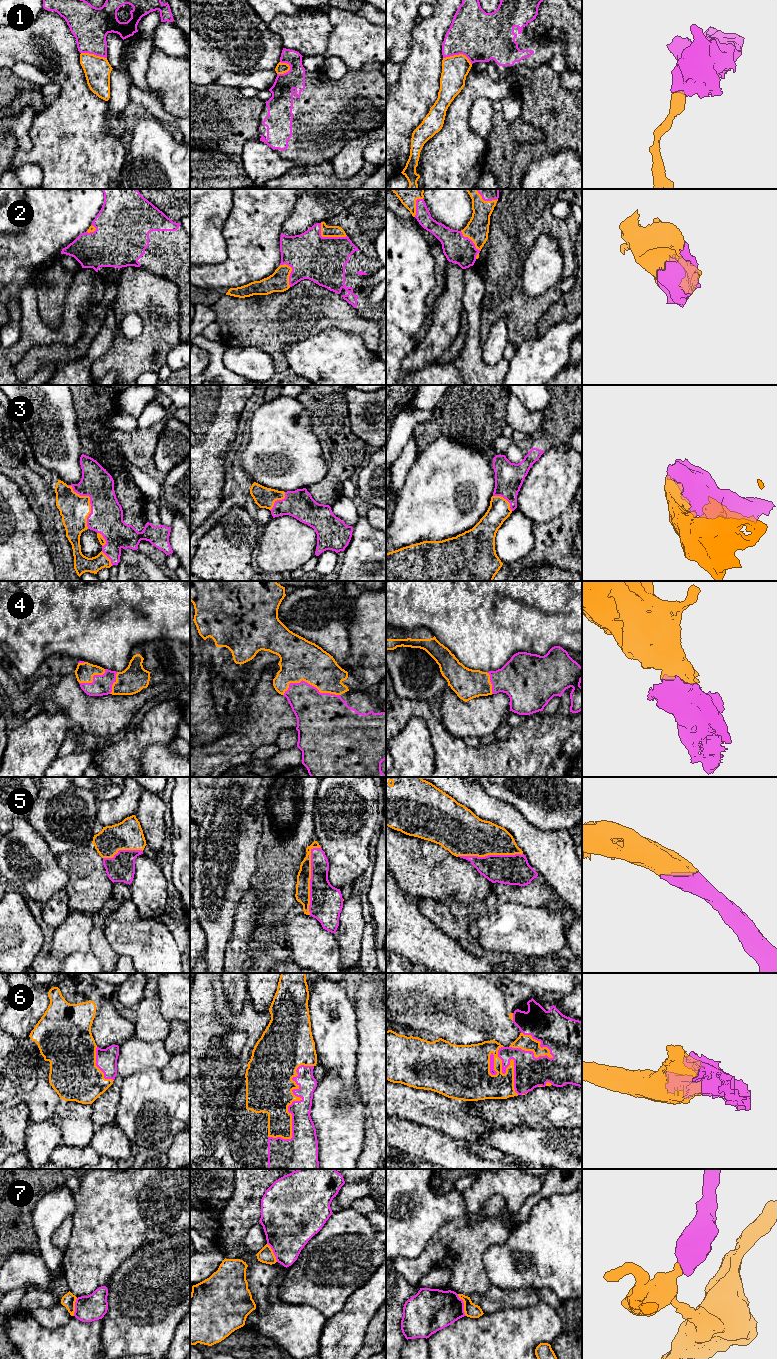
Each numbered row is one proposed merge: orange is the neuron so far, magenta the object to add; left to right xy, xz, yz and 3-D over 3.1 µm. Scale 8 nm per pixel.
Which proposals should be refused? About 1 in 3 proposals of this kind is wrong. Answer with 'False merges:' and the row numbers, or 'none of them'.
False merges: 1, 7

